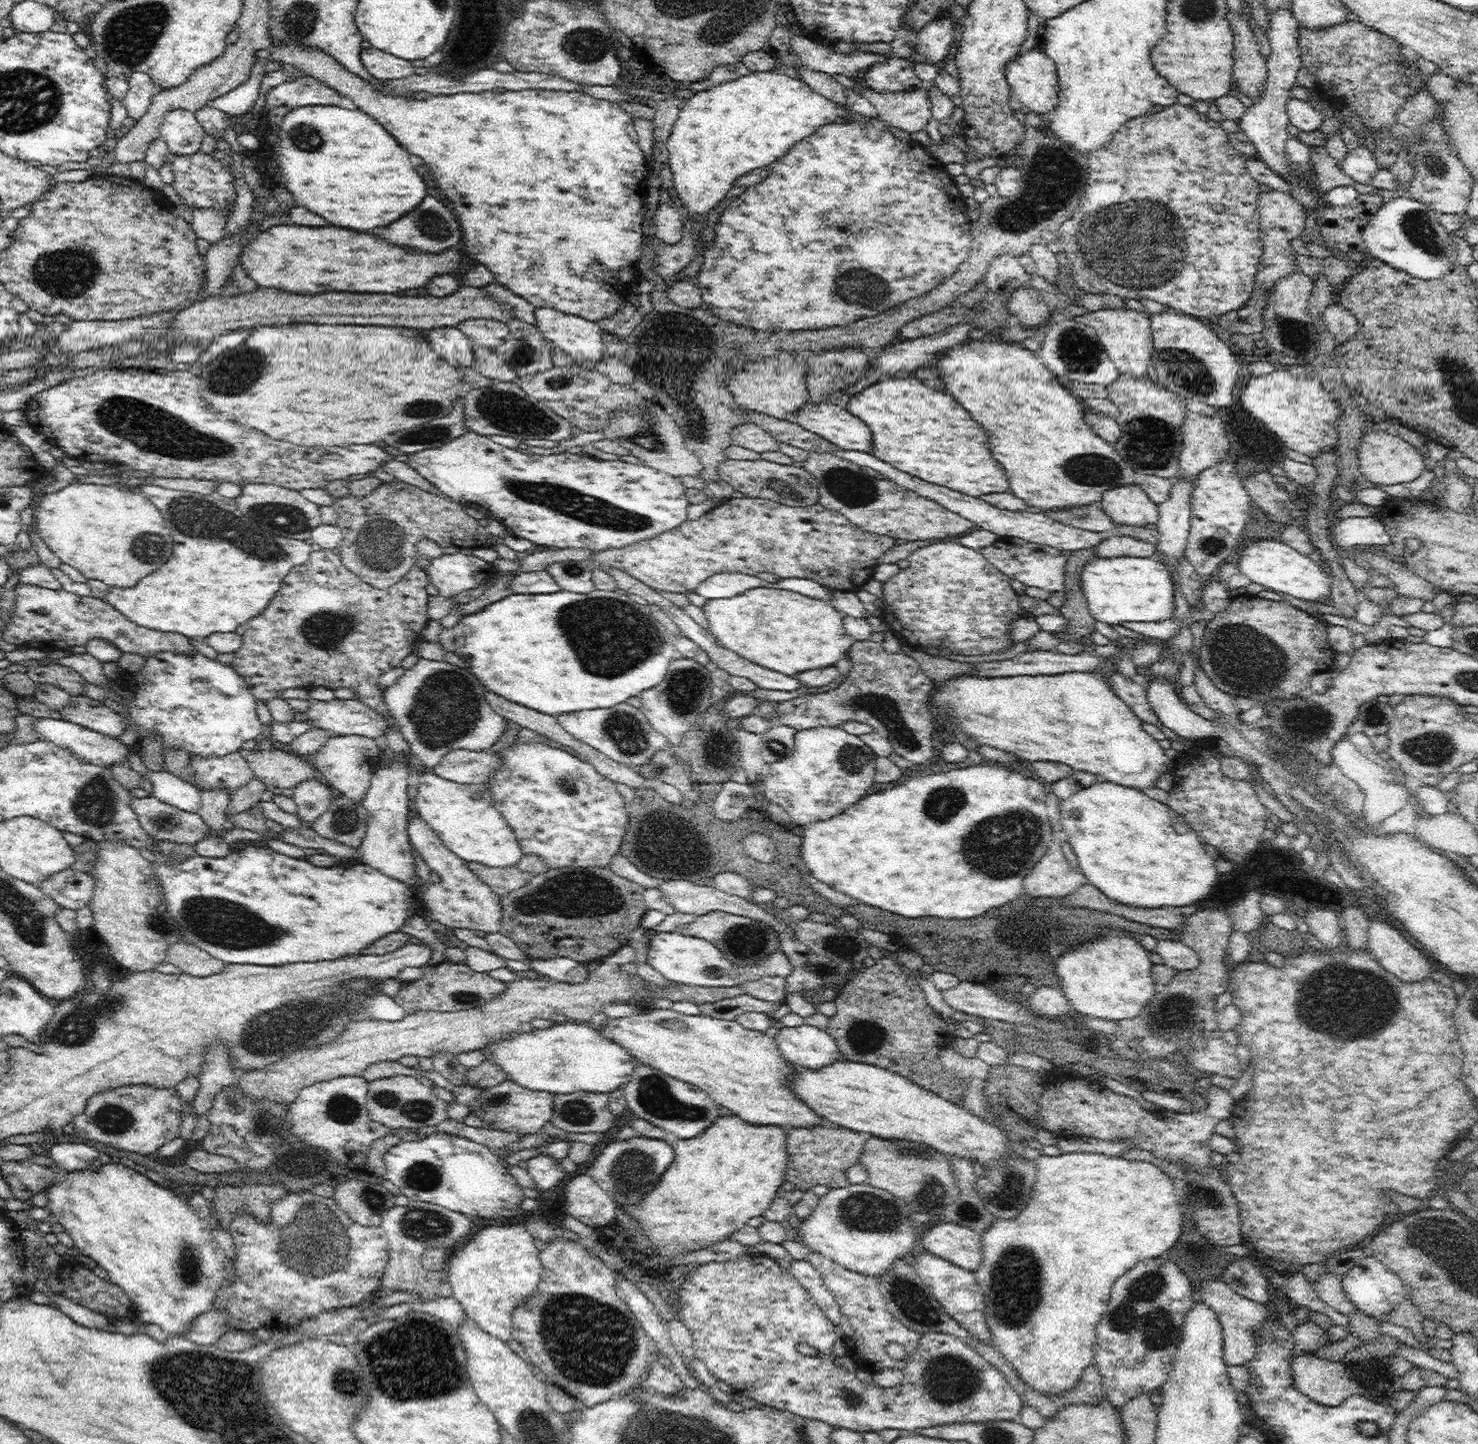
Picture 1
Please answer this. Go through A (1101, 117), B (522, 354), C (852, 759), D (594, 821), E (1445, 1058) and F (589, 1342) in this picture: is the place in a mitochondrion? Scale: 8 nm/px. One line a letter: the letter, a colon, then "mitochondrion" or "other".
A: other
B: mitochondrion
C: mitochondrion
D: other
E: other
F: mitochondrion

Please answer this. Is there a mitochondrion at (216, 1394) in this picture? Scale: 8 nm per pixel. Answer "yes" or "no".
yes

